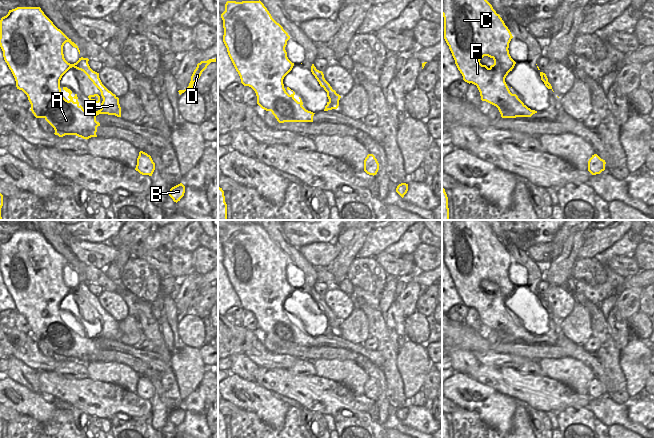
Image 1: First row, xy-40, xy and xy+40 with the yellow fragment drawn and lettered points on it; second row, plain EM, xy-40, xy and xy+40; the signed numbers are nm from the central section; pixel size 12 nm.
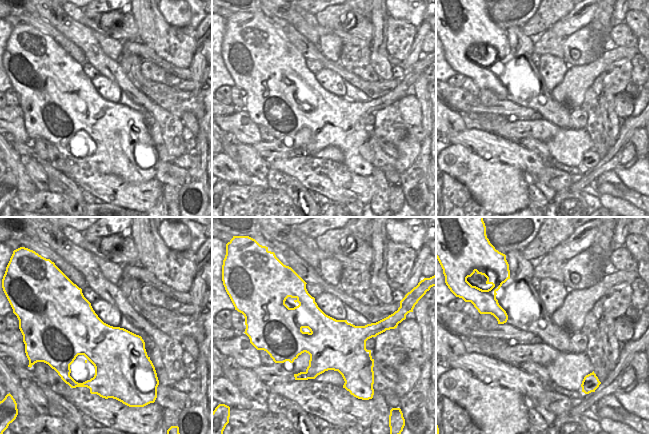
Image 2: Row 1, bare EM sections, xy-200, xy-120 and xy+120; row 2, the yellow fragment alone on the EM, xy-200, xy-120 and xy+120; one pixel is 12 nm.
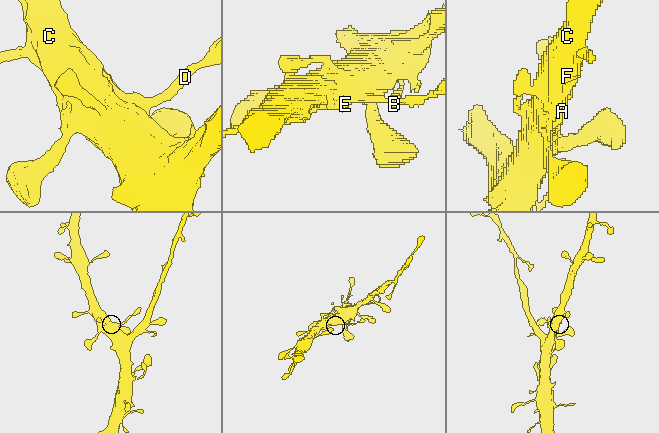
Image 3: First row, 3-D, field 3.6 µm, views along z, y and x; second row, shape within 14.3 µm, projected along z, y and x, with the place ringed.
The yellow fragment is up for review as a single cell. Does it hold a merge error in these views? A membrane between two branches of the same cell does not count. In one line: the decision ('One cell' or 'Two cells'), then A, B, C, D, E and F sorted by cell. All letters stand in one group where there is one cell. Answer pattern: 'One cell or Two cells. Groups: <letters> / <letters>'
One cell. Groups: A B C D E F

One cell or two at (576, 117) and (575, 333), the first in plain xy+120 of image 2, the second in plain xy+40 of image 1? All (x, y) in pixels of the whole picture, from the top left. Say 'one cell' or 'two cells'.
two cells

